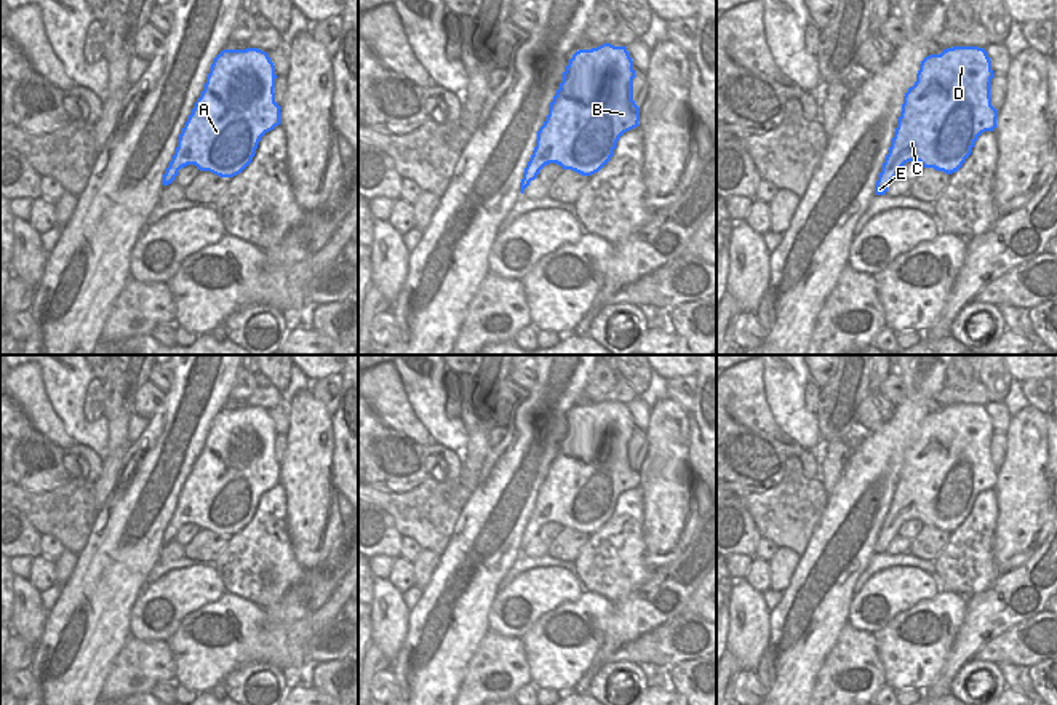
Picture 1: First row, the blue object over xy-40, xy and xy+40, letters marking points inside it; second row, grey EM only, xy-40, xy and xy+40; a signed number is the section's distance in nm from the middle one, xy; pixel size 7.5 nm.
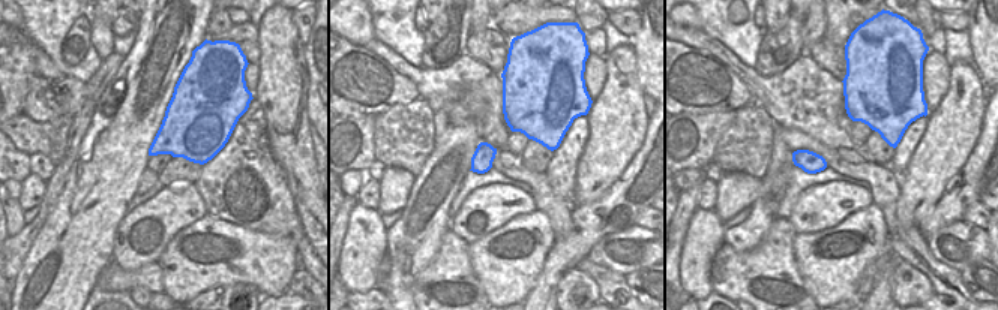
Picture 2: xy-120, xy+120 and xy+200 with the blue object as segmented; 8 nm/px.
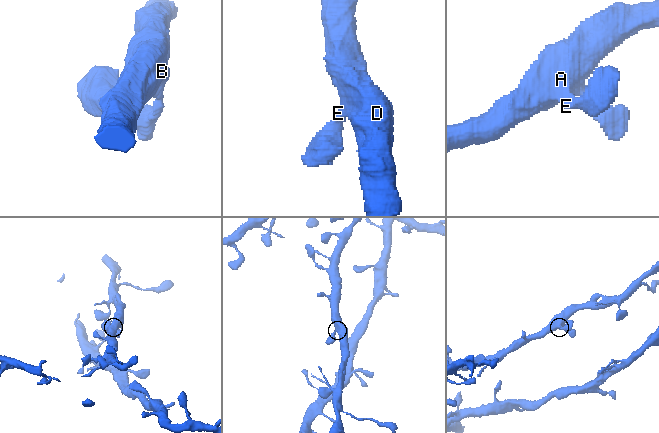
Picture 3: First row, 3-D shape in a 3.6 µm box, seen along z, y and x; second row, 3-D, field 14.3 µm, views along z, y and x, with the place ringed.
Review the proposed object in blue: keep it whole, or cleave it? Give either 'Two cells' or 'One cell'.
One cell

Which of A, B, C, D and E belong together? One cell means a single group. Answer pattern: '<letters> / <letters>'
A B C D E

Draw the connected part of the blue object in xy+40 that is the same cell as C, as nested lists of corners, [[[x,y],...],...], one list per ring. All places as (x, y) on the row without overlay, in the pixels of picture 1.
[[[953,404],[940,412],[926,414],[916,432],[916,440],[903,454],[902,470],[891,499],[889,510],[875,544],[875,553],[886,553],[899,528],[908,520],[951,532],[971,513],[977,496],[995,489],[998,468],[991,464],[991,419],[985,406]]]

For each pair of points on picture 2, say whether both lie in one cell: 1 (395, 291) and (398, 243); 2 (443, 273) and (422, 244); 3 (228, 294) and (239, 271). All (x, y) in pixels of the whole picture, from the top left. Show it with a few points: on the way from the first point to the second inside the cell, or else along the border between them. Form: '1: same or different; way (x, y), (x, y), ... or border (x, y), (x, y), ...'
1: same; way (398, 279), (398, 255)
2: different; border (449, 226), (437, 253), (414, 279), (413, 288)
3: different; border (258, 292), (243, 283), (224, 283), (200, 294)

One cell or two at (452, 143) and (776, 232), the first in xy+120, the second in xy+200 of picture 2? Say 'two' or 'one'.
two

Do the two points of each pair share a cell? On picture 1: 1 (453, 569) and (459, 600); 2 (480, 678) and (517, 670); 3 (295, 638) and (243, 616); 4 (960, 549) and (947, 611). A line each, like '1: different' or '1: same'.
1: same
2: same
3: same
4: different

